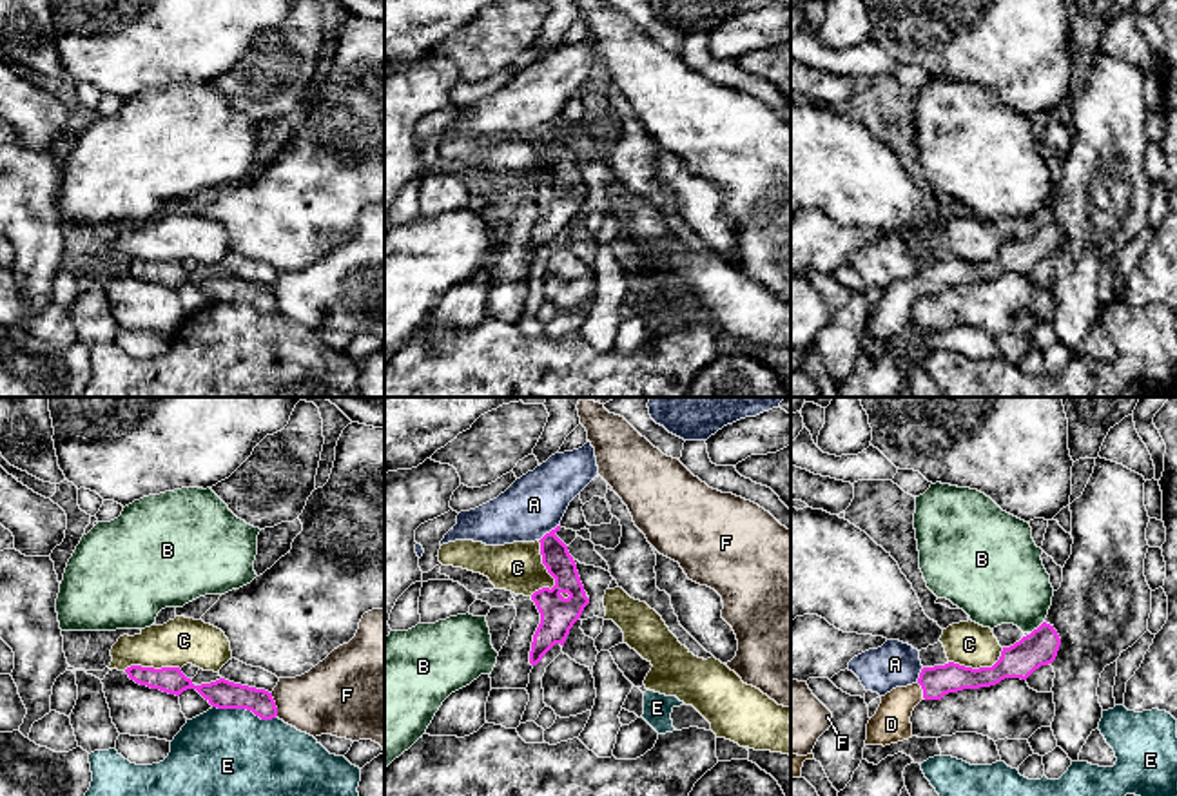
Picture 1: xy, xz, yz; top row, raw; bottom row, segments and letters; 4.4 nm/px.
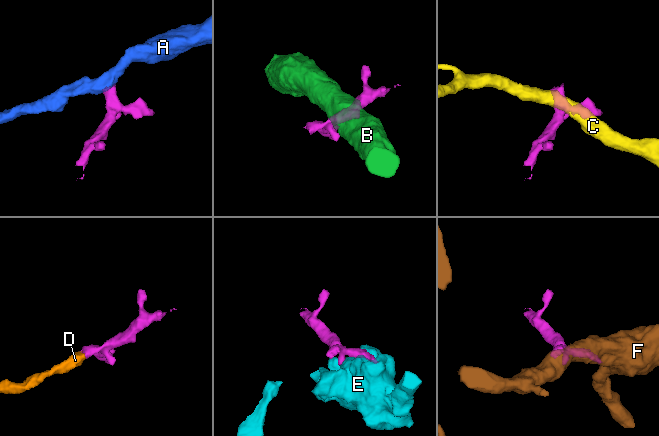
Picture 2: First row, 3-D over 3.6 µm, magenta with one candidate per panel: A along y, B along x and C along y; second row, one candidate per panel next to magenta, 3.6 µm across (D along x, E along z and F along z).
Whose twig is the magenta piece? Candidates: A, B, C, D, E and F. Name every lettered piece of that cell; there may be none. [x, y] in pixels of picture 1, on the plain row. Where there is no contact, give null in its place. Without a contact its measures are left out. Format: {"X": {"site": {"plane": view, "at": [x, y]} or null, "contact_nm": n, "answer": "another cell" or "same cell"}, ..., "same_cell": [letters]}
{"A": {"site": {"plane": "xz", "at": [550, 126]}, "contact_nm": 120, "answer": "another cell"}, "B": {"site": {"plane": "yz", "at": [1038, 222]}, "contact_nm": 90, "answer": "another cell"}, "C": {"site": {"plane": "xz", "at": [550, 167]}, "contact_nm": 260, "answer": "another cell"}, "D": {"site": {"plane": "yz", "at": [924, 285]}, "contact_nm": 90, "answer": "same cell"}, "E": {"site": {"plane": "xy", "at": [245, 301]}, "contact_nm": 300, "answer": "another cell"}, "F": {"site": {"plane": "xy", "at": [274, 298]}, "contact_nm": 110, "answer": "another cell"}, "same_cell": ["D"]}

